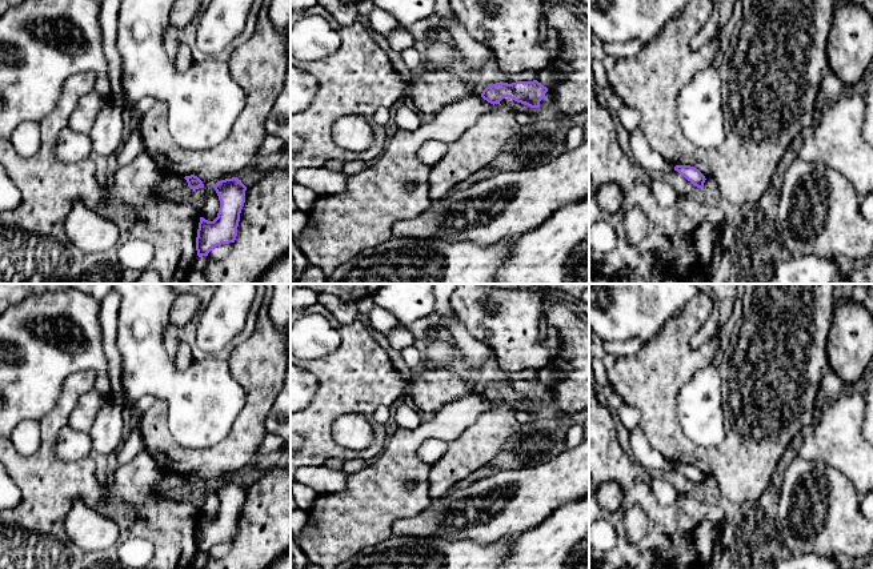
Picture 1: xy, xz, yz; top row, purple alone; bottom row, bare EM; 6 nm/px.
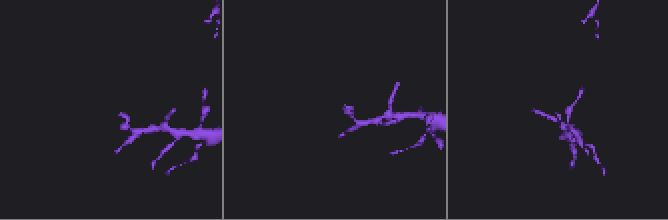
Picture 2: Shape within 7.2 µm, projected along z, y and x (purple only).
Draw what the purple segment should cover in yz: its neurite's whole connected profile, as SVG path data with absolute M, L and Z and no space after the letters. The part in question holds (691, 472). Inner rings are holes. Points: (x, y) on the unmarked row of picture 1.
M676 464L674 469L677 469L681 474L684 474L688 480L690 480L697 486L704 486L705 474L690 464Z

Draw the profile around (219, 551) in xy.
M233 541L217 544L208 552L208 554L213 558L223 558L231 552L232 544Z

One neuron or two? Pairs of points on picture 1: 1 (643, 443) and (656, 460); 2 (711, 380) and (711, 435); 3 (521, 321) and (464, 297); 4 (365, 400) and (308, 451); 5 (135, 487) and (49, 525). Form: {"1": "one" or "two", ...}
{"1": "one", "2": "one", "3": "one", "4": "one", "5": "one"}

